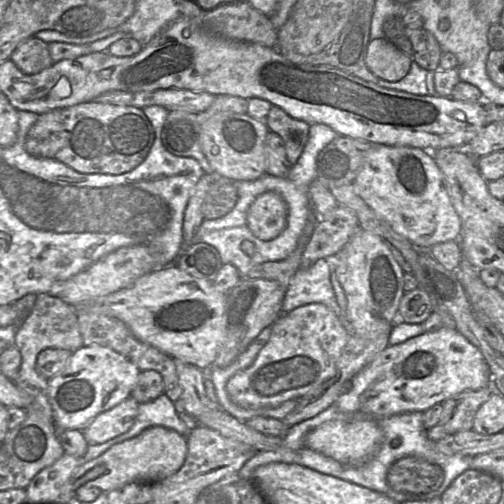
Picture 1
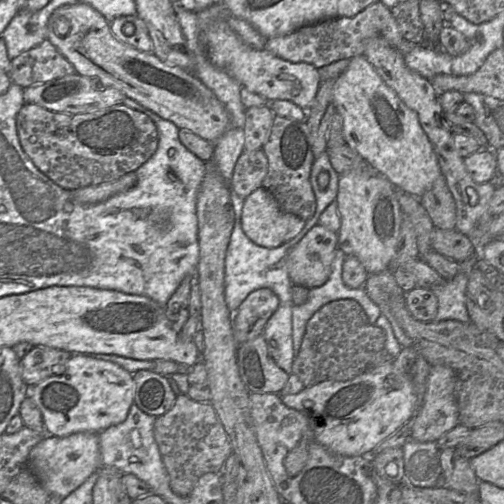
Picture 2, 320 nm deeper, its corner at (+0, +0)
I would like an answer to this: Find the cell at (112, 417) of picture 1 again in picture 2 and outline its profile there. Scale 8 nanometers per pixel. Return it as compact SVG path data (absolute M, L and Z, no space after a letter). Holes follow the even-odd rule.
M77 432L65 437L47 434L31 449L28 464L44 489L65 498L102 467L99 433Z

